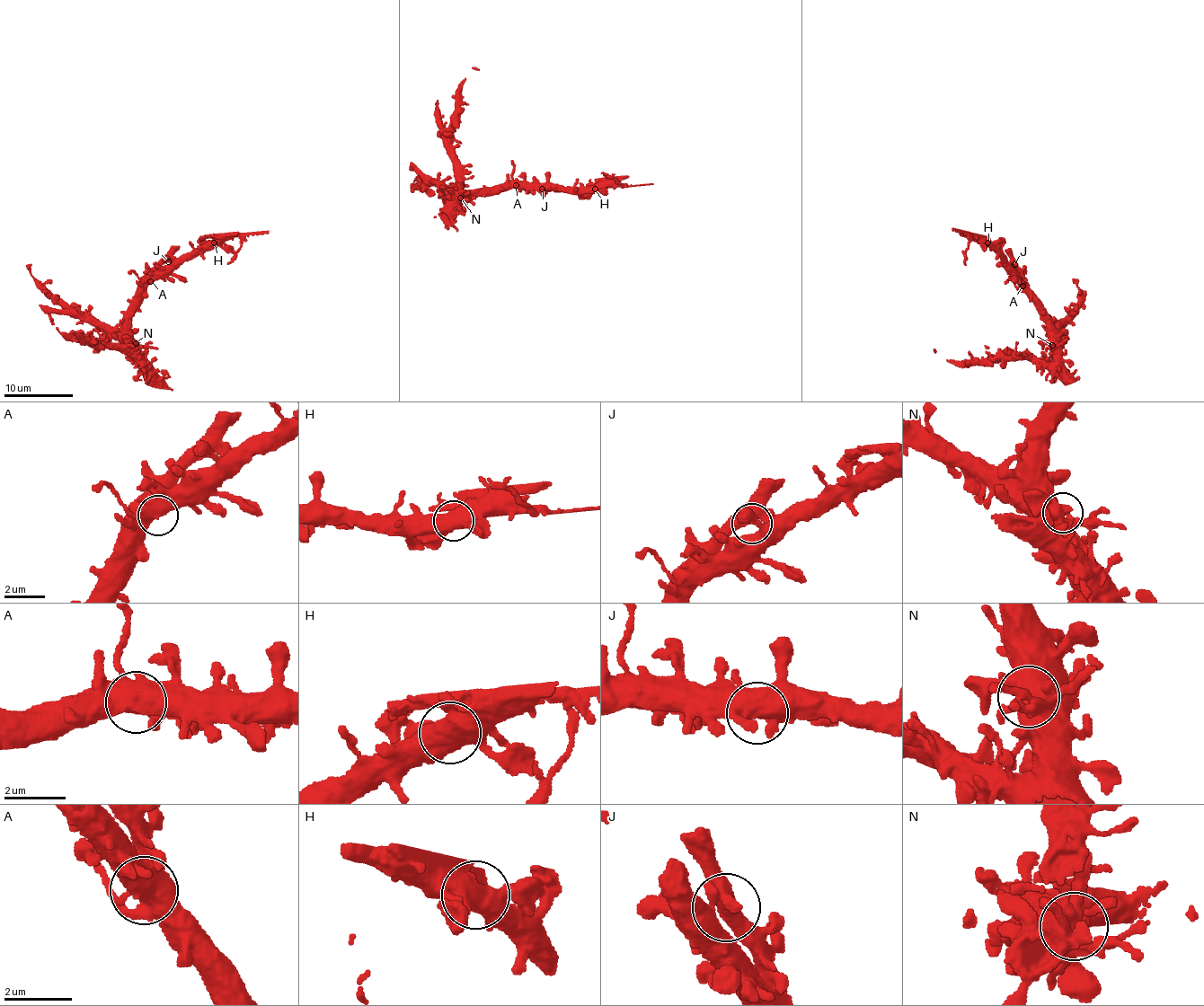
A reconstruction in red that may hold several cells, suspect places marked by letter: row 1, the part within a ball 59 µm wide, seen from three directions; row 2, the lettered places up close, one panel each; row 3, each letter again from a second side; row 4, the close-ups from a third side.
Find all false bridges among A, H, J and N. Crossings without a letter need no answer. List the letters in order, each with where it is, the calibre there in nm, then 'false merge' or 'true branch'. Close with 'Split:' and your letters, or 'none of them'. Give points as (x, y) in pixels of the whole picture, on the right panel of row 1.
A: place (1022, 286); calibre 650 nm; true branch
H: place (987, 242); calibre 800 nm; false merge
J: place (1014, 264); calibre 400 nm; true branch
N: place (1052, 345); calibre 550 nm; true branch
Split: H

